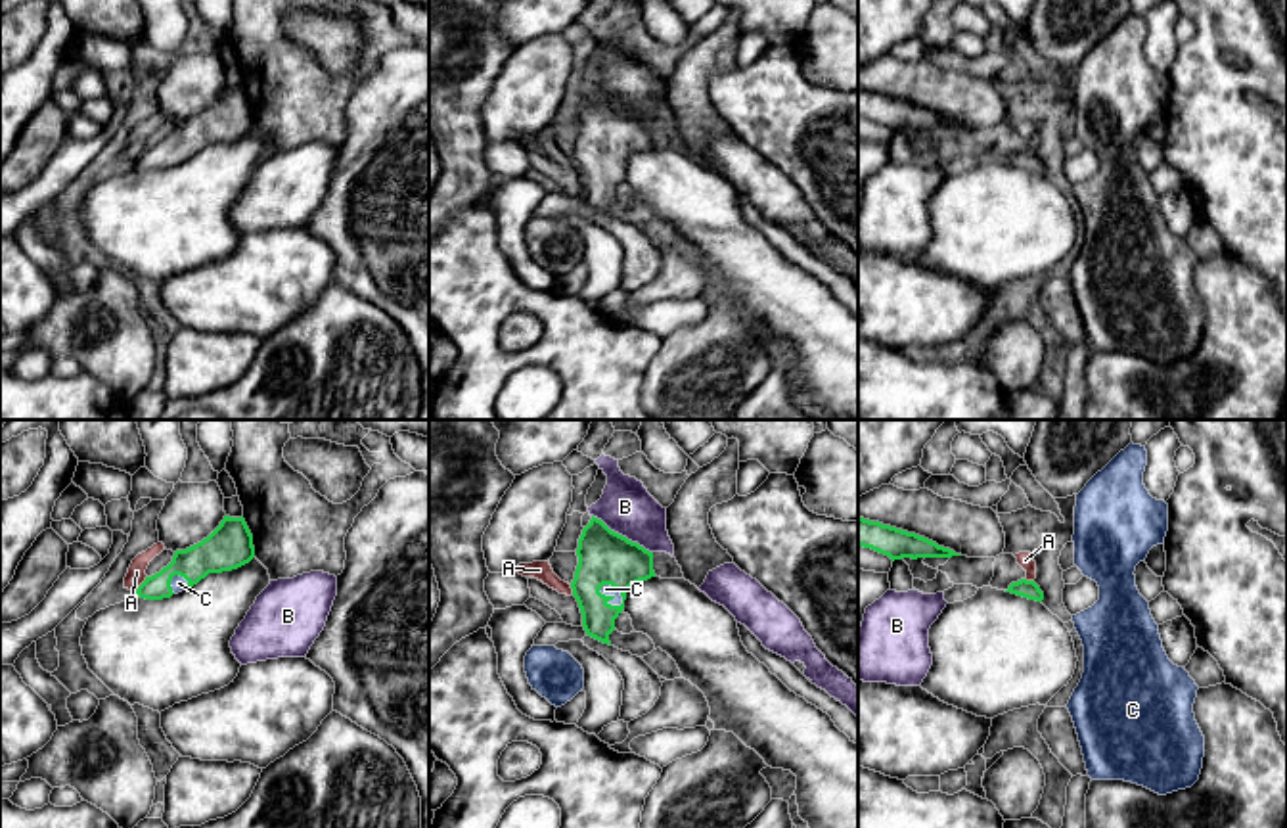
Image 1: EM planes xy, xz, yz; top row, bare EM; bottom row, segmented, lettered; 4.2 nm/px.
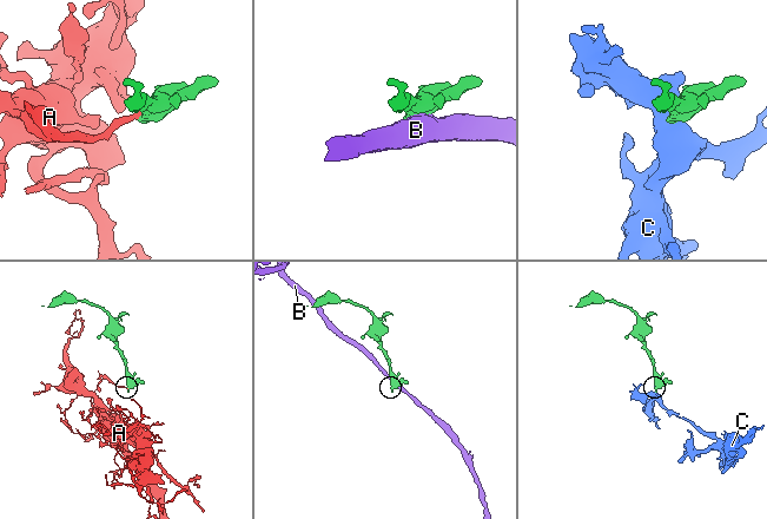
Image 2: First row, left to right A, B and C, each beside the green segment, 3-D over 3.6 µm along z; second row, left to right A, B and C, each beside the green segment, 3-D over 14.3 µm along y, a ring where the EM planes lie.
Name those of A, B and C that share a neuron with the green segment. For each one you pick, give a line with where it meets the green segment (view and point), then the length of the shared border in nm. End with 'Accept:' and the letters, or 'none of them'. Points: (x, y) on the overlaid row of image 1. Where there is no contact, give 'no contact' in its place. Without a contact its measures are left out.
C: xz (609, 604) | 130 nm
Accept: C

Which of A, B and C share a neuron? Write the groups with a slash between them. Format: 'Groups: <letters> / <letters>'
Groups: A / B / C

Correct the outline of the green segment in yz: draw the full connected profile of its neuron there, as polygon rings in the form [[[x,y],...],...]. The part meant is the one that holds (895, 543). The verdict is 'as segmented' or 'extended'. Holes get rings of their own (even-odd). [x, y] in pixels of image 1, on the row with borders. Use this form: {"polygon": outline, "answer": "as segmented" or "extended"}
{"polygon": [[[858,518],[858,546],[885,554],[892,562],[902,558],[917,560],[961,556],[915,533],[908,533],[864,518]]], "answer": "as segmented"}

